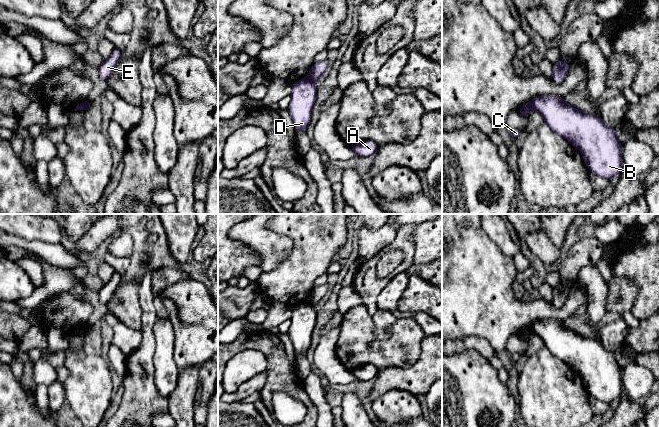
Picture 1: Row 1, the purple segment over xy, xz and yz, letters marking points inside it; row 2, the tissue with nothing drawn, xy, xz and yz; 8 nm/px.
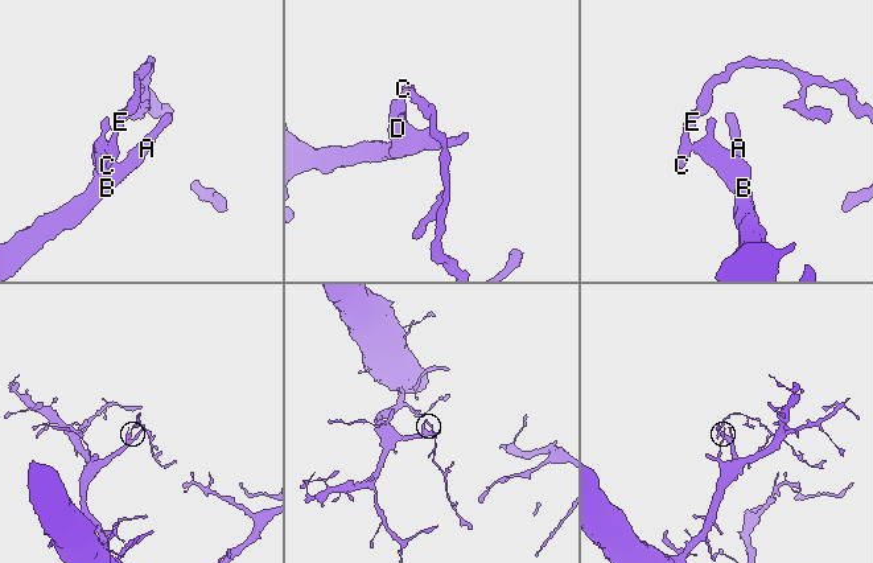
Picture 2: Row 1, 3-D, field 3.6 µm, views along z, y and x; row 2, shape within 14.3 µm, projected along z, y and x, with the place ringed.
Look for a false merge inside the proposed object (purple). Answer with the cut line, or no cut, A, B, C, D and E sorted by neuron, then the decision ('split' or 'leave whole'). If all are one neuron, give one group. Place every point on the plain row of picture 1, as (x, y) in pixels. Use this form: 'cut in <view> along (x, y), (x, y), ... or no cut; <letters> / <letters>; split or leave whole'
cut in yz along (531, 326), (533, 332); A B D / C E; split

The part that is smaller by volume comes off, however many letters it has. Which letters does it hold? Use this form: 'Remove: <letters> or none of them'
Remove: C, E

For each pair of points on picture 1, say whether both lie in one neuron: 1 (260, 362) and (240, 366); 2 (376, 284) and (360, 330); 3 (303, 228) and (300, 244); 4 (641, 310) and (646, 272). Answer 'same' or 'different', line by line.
1: same
2: different
3: same
4: same

